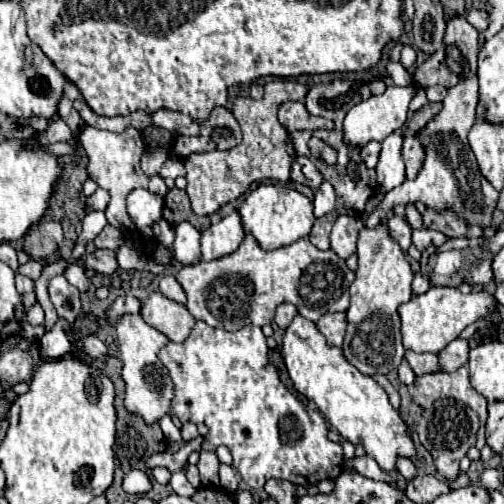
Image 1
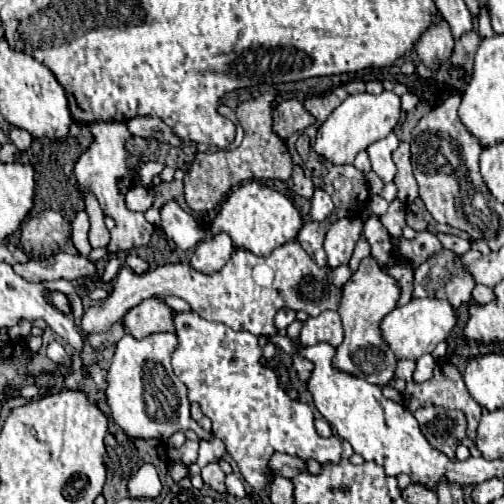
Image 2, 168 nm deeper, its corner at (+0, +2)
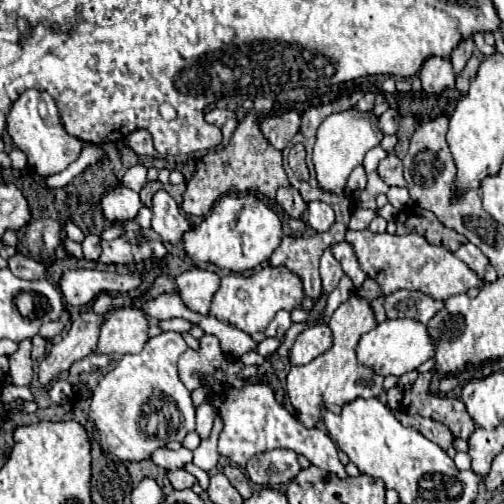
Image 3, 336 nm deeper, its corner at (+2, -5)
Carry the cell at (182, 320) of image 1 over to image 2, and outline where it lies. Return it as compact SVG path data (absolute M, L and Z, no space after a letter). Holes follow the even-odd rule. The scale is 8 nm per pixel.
M147 298L123 316L127 332L135 338L145 338L153 332L175 332L173 310L159 298Z

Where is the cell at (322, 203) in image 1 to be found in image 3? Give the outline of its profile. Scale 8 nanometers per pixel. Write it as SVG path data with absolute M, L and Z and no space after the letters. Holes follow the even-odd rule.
M311 201L307 205L307 212L307 223L317 233L323 233L323 231L327 231L331 227L331 223L333 223L333 209L331 209L331 205L327 205L323 201Z

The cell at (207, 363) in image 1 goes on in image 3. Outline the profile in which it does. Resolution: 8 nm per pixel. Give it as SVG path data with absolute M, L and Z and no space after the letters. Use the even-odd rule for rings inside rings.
M205 335L201 341L201 351L189 349L181 359L179 359L179 371L181 371L181 381L189 391L195 391L199 383L199 375L207 377L207 397L211 403L217 407L217 411L223 417L223 433L219 435L219 453L227 459L231 459L235 465L241 469L259 451L271 451L271 449L293 449L295 453L305 455L311 465L325 469L339 479L347 477L345 467L341 465L337 457L337 445L329 439L327 433L319 429L307 429L297 421L293 413L289 413L283 405L275 401L275 395L271 387L263 383L249 383L237 377L239 369L243 363L235 357L229 357L227 353L221 351L217 337Z

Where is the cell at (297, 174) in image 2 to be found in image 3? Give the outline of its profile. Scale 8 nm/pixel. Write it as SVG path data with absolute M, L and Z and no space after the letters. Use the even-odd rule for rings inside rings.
M281 187L277 191L277 197L275 201L279 203L279 207L293 219L299 219L303 215L303 211L307 209L307 203L301 199L299 191L293 189L293 187Z

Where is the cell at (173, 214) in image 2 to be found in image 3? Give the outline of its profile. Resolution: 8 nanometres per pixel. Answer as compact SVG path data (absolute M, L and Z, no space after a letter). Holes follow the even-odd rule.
M157 191L153 195L153 229L169 243L179 243L181 235L189 231L185 215L179 211L179 205L167 191Z

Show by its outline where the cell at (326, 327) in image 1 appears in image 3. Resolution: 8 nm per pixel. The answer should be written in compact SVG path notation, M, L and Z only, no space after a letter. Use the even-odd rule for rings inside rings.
M317 325L299 333L289 355L291 365L305 365L313 361L317 355L321 355L321 351L329 349L329 343L333 343L333 337L327 325Z

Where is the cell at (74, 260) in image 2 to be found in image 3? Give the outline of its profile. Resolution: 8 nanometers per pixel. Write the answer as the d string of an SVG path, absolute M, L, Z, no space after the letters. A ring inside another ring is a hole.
M17 253L13 257L7 259L9 263L9 269L13 271L13 275L21 277L21 279L41 279L47 275L47 269L43 263L23 255L23 253Z

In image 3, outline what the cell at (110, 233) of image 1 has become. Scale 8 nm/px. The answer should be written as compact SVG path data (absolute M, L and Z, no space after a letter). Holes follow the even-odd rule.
M87 235L81 245L83 245L83 257L87 261L97 261L99 259L99 255L101 255L101 239L97 235Z

